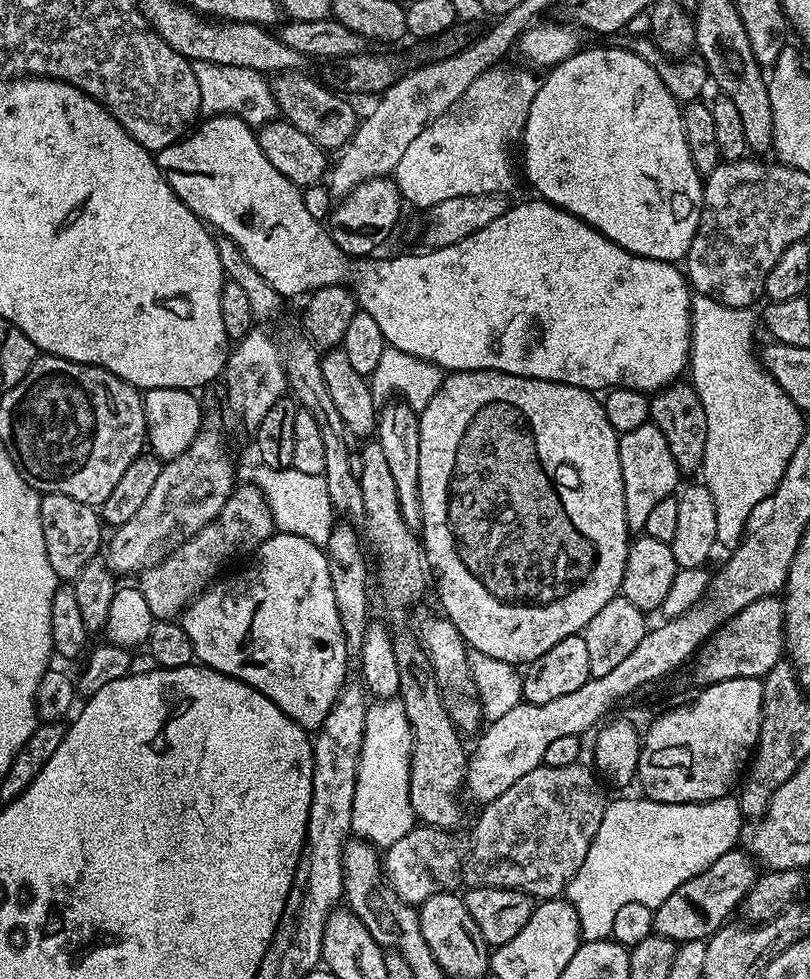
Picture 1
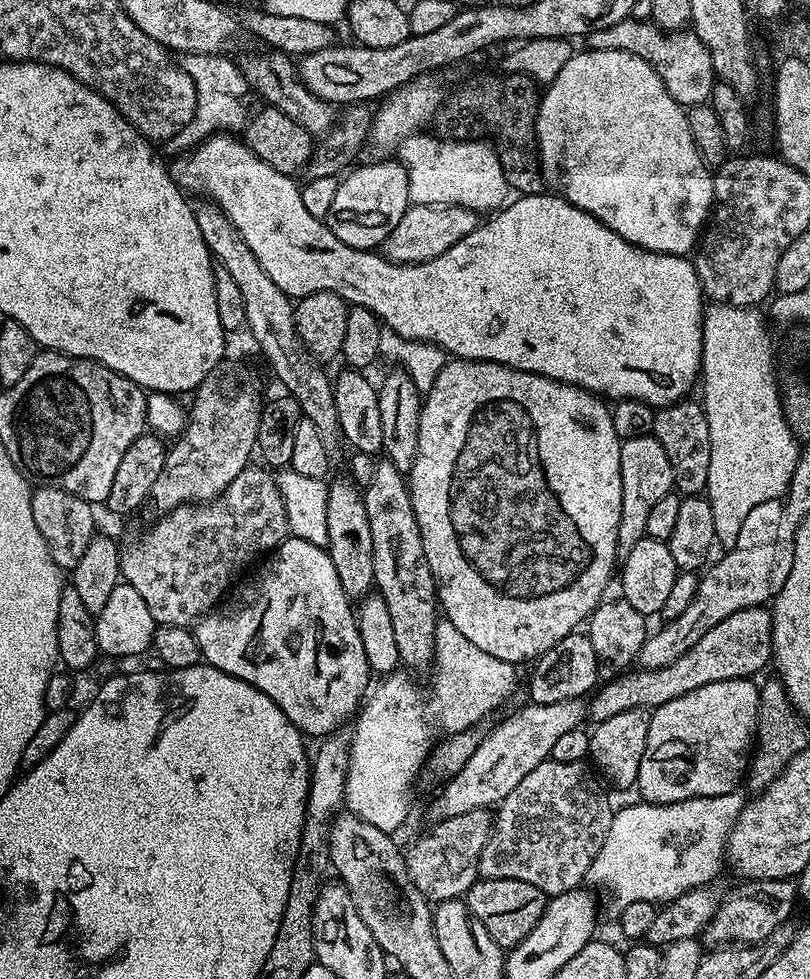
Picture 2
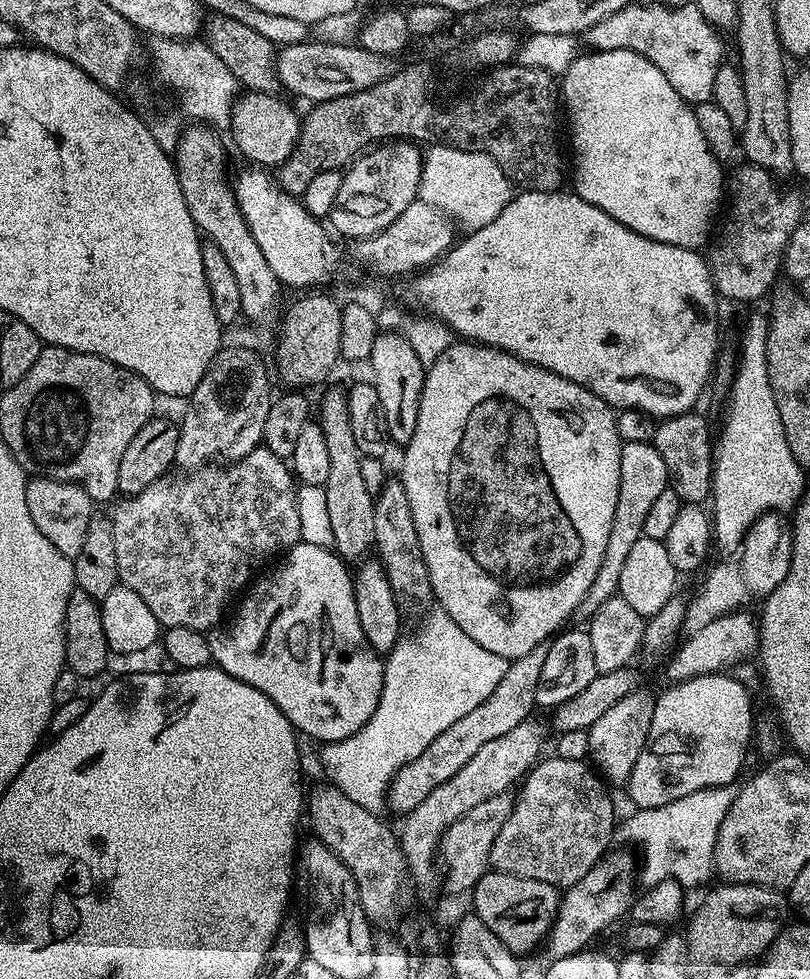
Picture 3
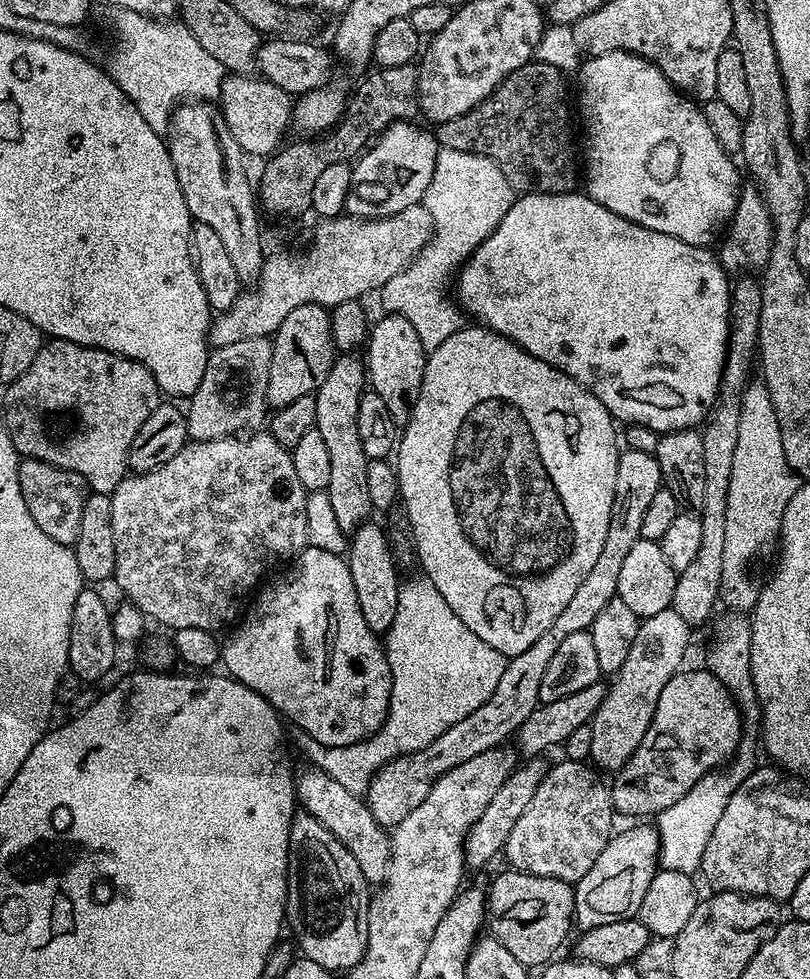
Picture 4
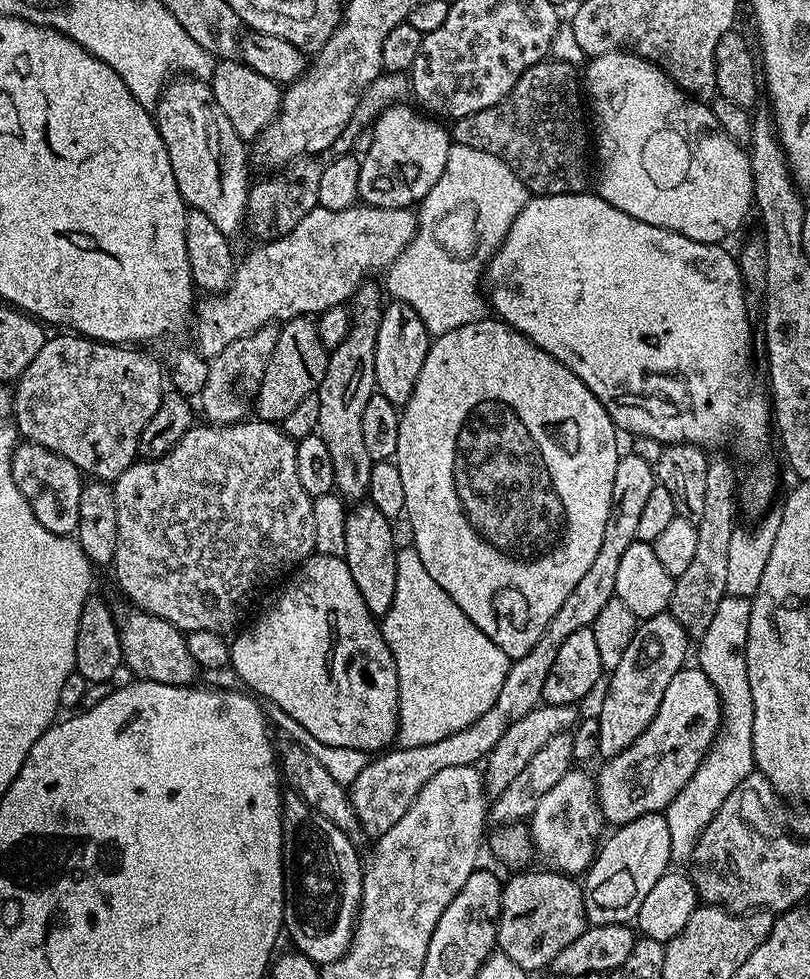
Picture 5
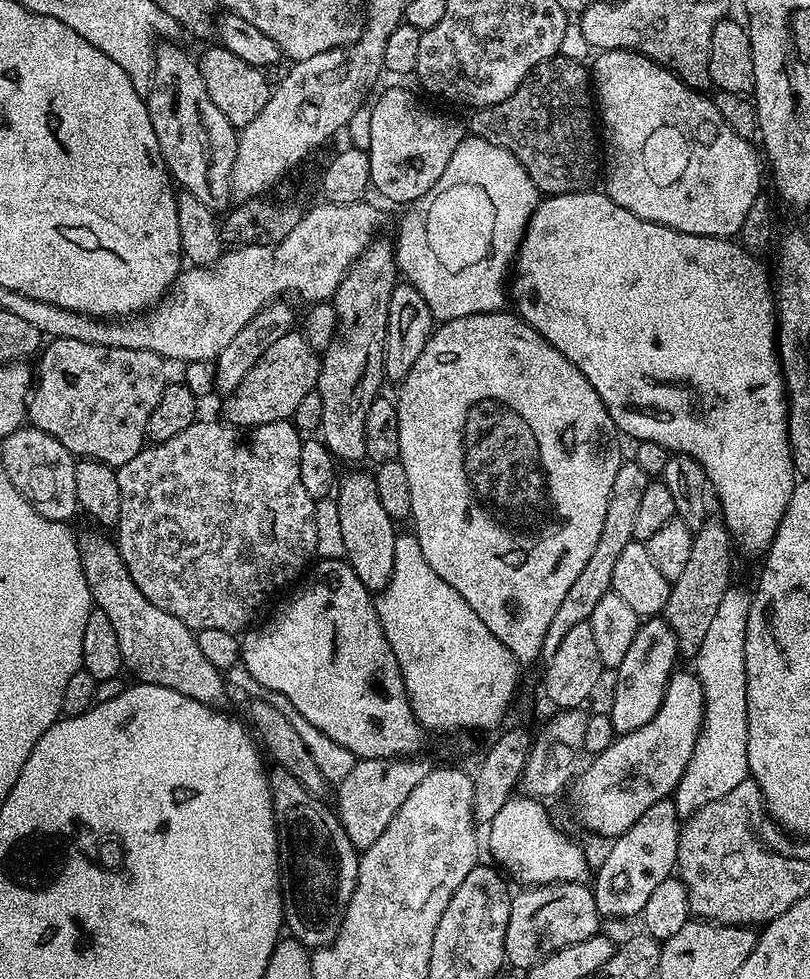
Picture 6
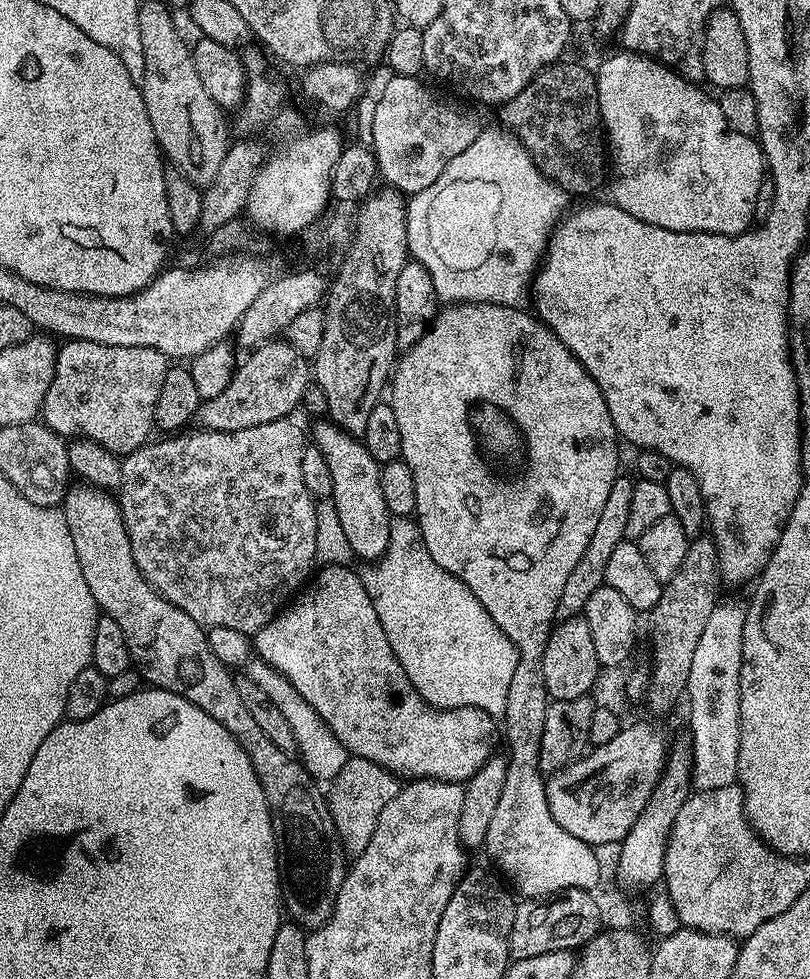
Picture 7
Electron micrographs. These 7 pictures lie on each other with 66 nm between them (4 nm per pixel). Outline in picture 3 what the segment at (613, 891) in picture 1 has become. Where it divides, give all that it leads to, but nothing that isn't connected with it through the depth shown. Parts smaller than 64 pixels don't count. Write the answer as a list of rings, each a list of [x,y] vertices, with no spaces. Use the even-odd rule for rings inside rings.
[[[739,783],[727,784],[694,790],[694,794],[686,794],[686,798],[678,798],[666,806],[633,811],[633,816],[624,825],[619,825],[618,836],[640,847],[639,879],[648,886],[673,880],[685,890],[713,879],[718,830],[722,818],[726,818],[726,810],[734,806],[734,798],[739,792]]]

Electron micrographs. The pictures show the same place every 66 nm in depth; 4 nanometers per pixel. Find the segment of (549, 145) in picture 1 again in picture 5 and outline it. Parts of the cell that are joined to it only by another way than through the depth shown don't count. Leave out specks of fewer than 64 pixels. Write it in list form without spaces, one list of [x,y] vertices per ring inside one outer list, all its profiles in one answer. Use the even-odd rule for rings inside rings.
[[[611,52],[610,54],[602,54],[601,56],[593,56],[587,61],[588,69],[583,69],[582,72],[582,88],[586,93],[587,99],[590,101],[590,116],[596,119],[596,128],[594,124],[594,156],[600,159],[600,181],[594,184],[595,191],[603,198],[606,202],[610,202],[610,206],[614,206],[618,210],[622,210],[622,214],[630,214],[630,218],[638,218],[638,222],[650,222],[650,226],[662,226],[666,230],[671,232],[677,232],[682,234],[686,238],[694,238],[694,242],[706,242],[707,244],[720,244],[724,242],[727,236],[732,236],[740,227],[744,224],[744,219],[748,216],[748,211],[751,213],[754,208],[754,197],[752,194],[752,171],[750,170],[750,158],[748,157],[747,151],[741,145],[734,142],[734,138],[730,138],[730,134],[726,134],[726,130],[722,130],[722,126],[718,126],[718,118],[714,118],[711,107],[705,101],[697,100],[695,97],[689,95],[682,88],[679,87],[668,76],[663,69],[659,68],[656,64],[652,64],[648,60],[644,60],[640,56],[633,56],[631,52]]]

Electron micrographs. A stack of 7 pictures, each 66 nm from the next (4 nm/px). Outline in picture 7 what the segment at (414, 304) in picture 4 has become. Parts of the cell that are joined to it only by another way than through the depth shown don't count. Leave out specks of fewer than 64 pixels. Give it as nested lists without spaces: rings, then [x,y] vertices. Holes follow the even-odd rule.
[[[504,130],[499,131],[481,131],[477,134],[474,142],[470,142],[470,146],[466,146],[466,150],[462,150],[462,154],[458,154],[458,158],[454,158],[448,163],[446,170],[442,170],[442,174],[429,188],[415,193],[406,204],[408,213],[406,238],[408,239],[409,257],[415,263],[423,264],[424,269],[430,274],[437,297],[441,301],[448,300],[444,302],[493,304],[503,308],[520,308],[523,305],[523,300],[529,299],[532,281],[540,267],[540,261],[547,249],[548,238],[552,234],[553,227],[565,215],[566,209],[569,207],[569,205],[567,206],[568,200],[570,201],[569,193],[563,192],[553,180],[547,180],[536,169],[536,163],[532,160],[531,154],[516,141],[515,136]]]

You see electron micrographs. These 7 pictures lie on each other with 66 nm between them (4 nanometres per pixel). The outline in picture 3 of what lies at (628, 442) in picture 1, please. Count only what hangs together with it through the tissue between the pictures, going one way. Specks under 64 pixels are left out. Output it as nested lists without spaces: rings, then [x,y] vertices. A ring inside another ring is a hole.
[[[630,442],[620,446],[620,481],[618,482],[618,506],[614,506],[614,522],[610,522],[610,539],[606,542],[606,554],[602,556],[602,566],[598,566],[598,574],[594,583],[580,603],[578,612],[584,618],[591,618],[595,612],[612,596],[620,591],[620,579],[626,557],[634,547],[634,542],[644,535],[646,518],[650,509],[662,490],[668,488],[668,471],[666,462],[662,462],[662,454],[651,443]]]

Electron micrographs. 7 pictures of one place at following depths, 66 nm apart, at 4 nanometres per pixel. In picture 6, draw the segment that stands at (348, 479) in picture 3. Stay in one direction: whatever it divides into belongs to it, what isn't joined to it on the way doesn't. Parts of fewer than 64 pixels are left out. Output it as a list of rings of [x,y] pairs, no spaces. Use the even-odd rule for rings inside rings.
[[[381,238],[373,239],[368,249],[357,258],[348,273],[342,278],[336,295],[331,303],[336,307],[338,326],[330,346],[322,354],[320,362],[320,377],[316,383],[316,391],[322,398],[322,422],[318,432],[326,447],[331,450],[337,461],[364,460],[368,455],[364,427],[366,413],[370,406],[381,395],[380,383],[385,383],[384,374],[384,343],[388,337],[388,315],[390,314],[390,294],[398,283],[396,253],[393,245]]]

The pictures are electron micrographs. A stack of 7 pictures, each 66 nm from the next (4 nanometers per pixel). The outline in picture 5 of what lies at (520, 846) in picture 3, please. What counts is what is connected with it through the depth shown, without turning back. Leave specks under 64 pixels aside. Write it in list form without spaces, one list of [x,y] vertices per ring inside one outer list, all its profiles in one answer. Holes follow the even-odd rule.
[[[571,768],[538,800],[538,806],[529,817],[528,829],[535,853],[541,855],[549,867],[565,875],[578,876],[585,873],[595,859],[605,824],[595,779],[578,768]]]

